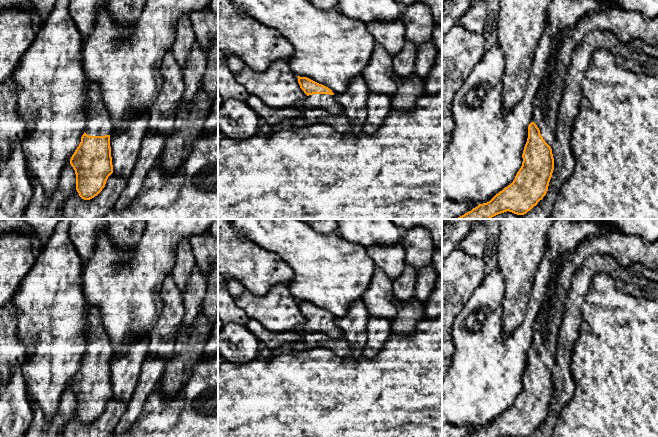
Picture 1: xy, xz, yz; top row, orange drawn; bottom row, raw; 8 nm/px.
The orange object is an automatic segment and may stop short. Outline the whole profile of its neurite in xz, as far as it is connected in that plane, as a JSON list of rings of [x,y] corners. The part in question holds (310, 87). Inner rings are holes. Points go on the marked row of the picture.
[[[298,76],[297,78],[300,88],[307,97],[297,101],[295,107],[303,110],[322,108],[326,109],[332,115],[344,113],[342,105],[336,100],[331,89],[307,77]]]

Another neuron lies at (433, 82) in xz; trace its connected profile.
[[[437,53],[435,63],[424,81],[426,93],[442,92],[442,53]]]

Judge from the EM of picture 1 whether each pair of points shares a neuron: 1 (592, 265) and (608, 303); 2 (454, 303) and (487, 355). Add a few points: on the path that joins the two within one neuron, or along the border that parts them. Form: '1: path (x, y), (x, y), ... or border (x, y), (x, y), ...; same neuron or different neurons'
1: border (613, 275), (598, 272), (593, 277), (586, 295); different neurons
2: border (473, 291), (454, 319), (452, 326); different neurons

